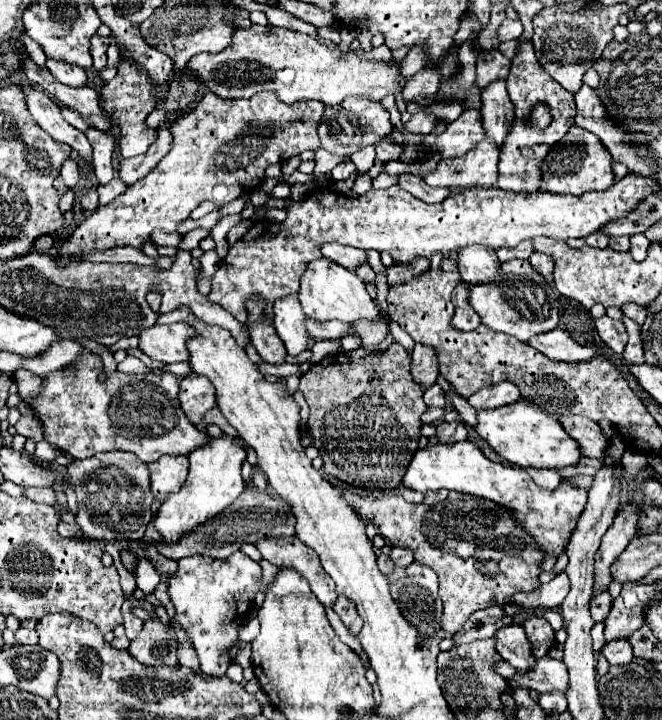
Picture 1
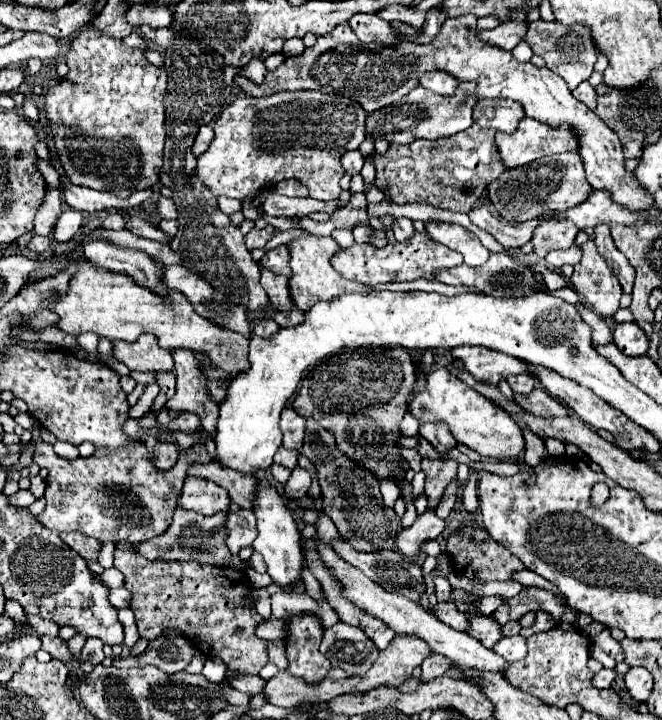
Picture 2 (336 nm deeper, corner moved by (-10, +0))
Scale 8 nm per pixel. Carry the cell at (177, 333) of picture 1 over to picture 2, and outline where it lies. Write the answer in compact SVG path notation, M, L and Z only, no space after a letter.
M151 334L139 336L137 342L113 342L113 356L133 372L159 372L173 370L169 350L163 350Z

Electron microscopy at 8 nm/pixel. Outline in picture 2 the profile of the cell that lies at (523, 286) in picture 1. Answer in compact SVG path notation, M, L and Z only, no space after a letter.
M491 254L489 260L483 264L483 266L467 266L467 264L461 264L461 266L455 266L455 268L441 268L441 270L435 270L433 274L439 282L443 284L453 284L453 286L459 286L459 284L465 284L465 286L475 286L479 288L481 292L489 294L489 296L525 296L525 294L533 294L533 284L535 284L535 278L533 278L533 272L529 268L523 268L519 264L513 262L513 258L509 254Z

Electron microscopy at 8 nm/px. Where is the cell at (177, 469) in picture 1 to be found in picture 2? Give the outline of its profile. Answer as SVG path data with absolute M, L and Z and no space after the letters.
M185 478L179 506L205 516L213 516L217 512L229 512L231 498L227 490L215 482L203 482L203 478Z

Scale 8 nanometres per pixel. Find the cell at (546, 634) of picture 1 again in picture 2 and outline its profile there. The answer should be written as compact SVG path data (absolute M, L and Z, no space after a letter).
M509 636L509 638L501 638L495 646L493 652L497 652L499 656L503 656L507 662L517 662L521 658L527 656L527 644L523 636Z

